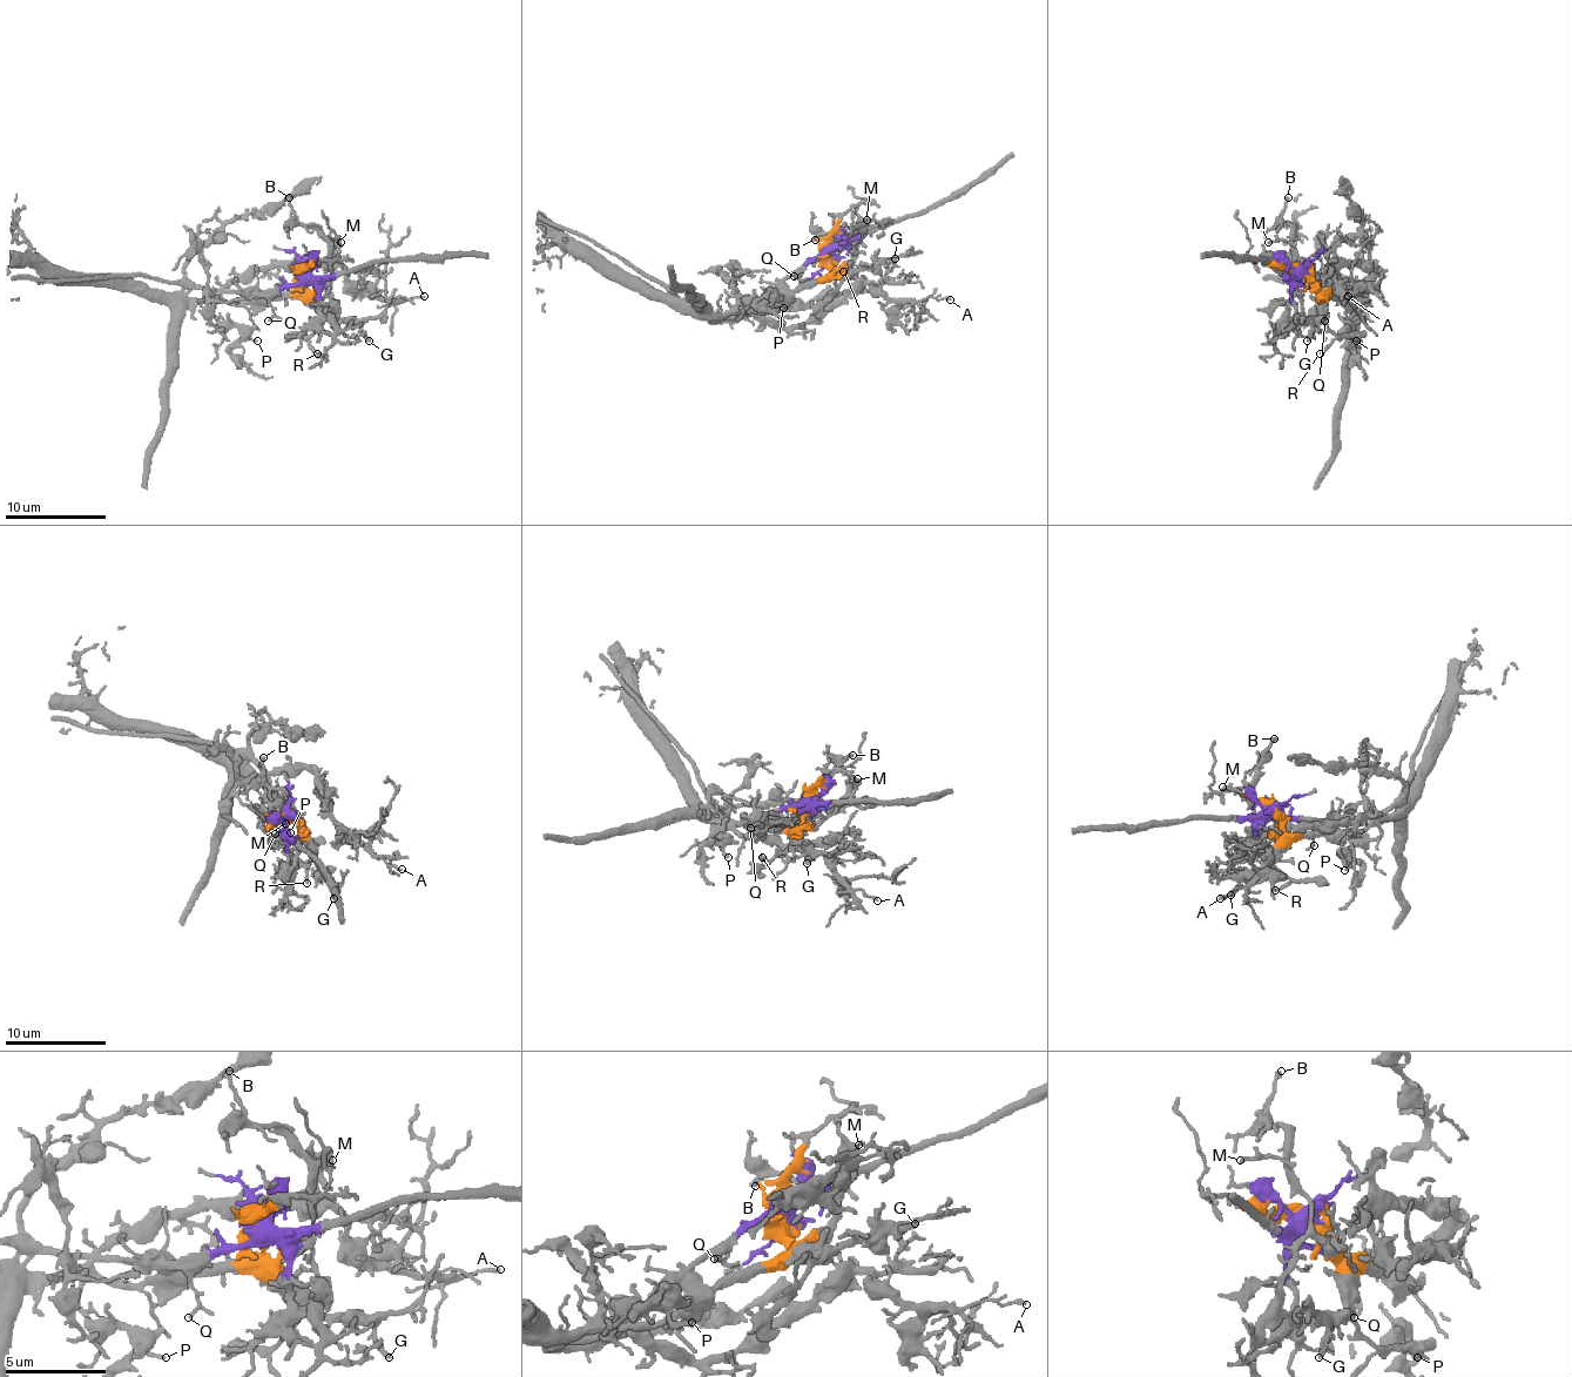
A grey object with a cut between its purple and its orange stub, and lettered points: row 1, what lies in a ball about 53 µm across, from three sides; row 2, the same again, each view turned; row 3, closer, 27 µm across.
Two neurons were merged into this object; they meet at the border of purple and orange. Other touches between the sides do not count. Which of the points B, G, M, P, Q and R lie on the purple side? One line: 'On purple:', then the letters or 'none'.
On purple: Q

